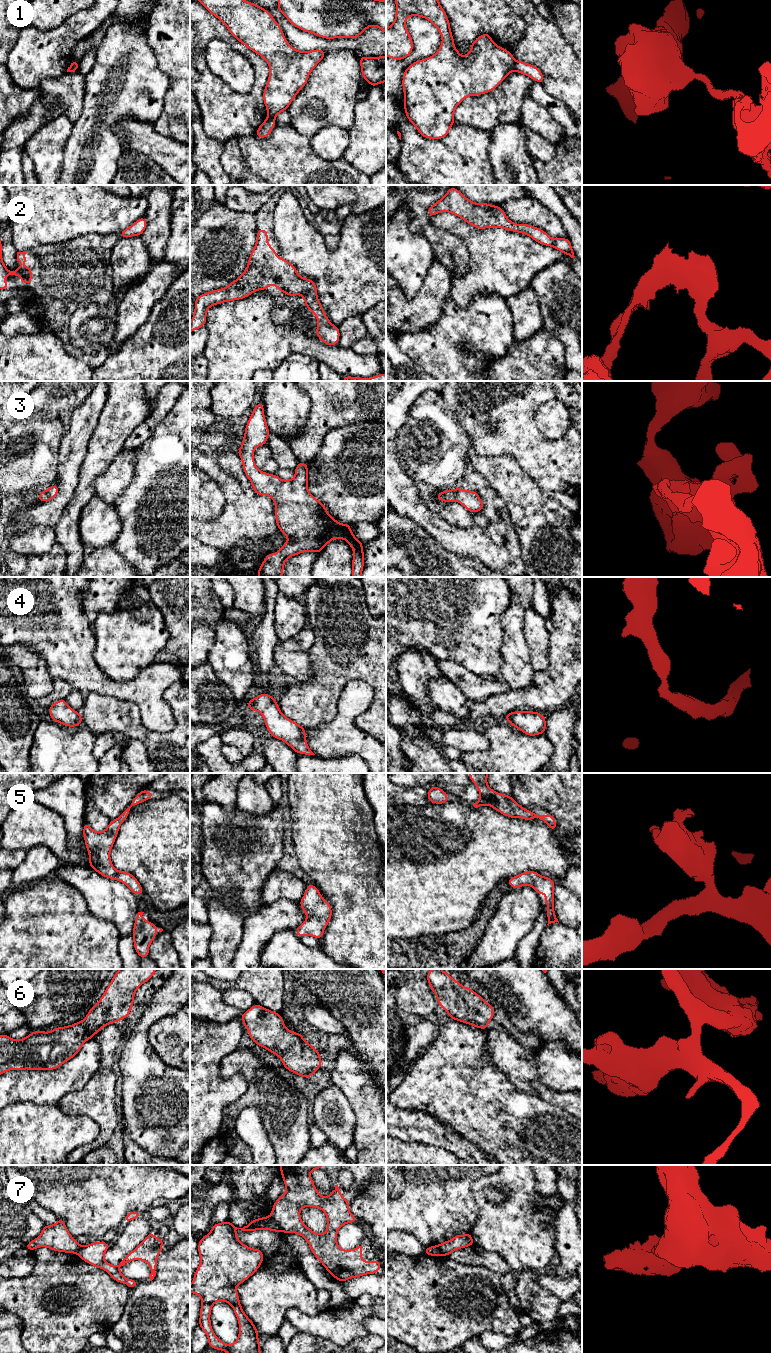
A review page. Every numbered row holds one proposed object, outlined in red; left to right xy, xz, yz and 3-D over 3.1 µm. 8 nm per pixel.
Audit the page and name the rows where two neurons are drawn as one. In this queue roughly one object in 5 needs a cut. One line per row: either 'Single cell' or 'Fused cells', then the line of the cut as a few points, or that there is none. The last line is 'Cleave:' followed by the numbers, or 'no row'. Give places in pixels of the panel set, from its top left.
1: Fused cells. Split along yz (516, 61), (513, 70)
2: Single cell. No split
3: Single cell. No split
4: Single cell. No split
5: Single cell. No split
6: Single cell. No split
7: Fused cells. Split along xz (270, 1216), (283, 1231)
Cleave: 1, 7

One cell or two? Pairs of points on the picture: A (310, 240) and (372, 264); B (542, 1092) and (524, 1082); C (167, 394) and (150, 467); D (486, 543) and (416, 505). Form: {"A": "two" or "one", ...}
{"A": "one", "B": "one", "C": "two", "D": "one"}

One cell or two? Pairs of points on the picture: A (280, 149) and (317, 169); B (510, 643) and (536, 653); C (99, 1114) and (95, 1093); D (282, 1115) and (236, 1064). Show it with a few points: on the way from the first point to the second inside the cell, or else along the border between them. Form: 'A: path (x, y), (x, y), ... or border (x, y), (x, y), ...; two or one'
A: path (289, 158), (300, 169), (308, 169); one
B: border (524, 628), (531, 667), (535, 671); two
C: path (99, 1109), (97, 1098); one
D: path (278, 1101), (250, 1073); one

